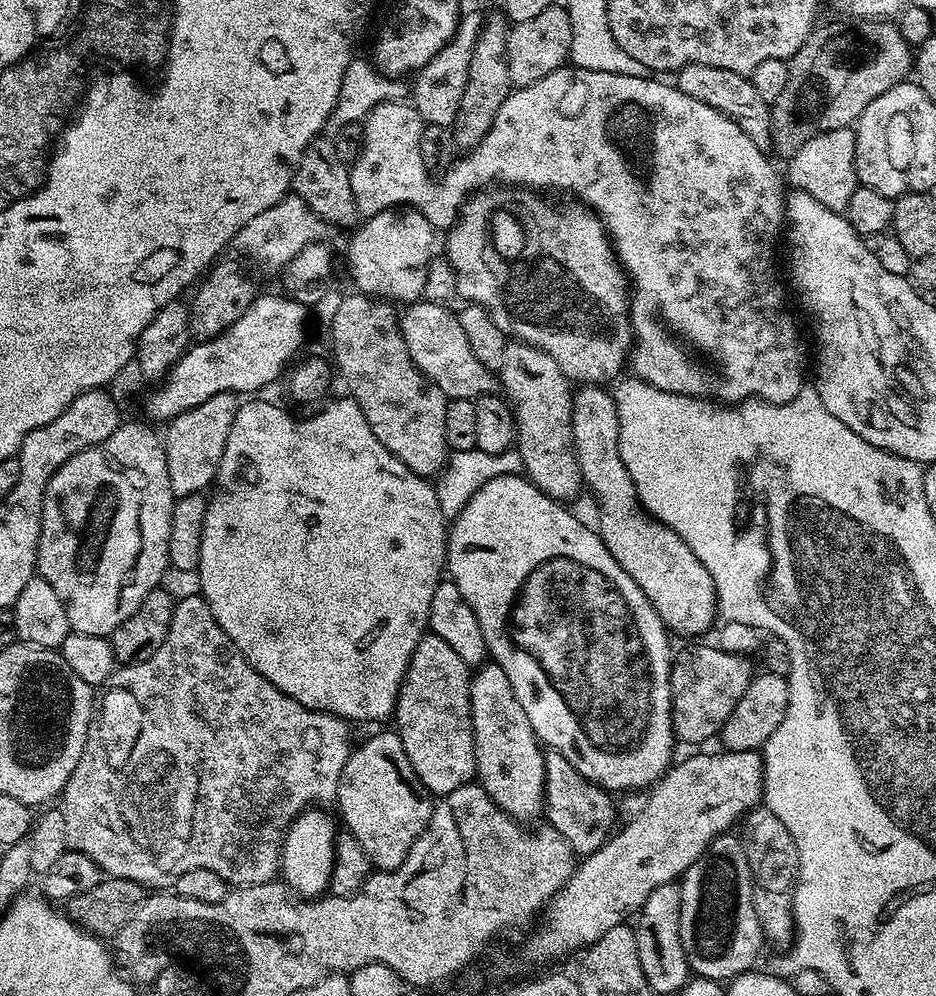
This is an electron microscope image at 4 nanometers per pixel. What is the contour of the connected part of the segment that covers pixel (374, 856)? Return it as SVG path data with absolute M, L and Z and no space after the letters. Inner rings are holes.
M388 730L376 732L353 747L346 766L342 766L334 804L340 807L343 827L366 850L373 869L389 872L406 862L406 854L410 854L414 842L426 830L434 797L422 786L418 774L414 774L402 738L396 731Z

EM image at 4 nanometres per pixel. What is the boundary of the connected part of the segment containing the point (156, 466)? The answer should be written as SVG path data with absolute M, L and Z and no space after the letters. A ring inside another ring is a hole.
M121 423L120 428L114 430L114 434L110 434L110 438L106 438L106 442L98 442L98 446L90 446L86 450L74 454L74 458L67 460L52 475L46 486L46 498L42 510L42 526L36 551L36 572L46 582L50 582L50 586L54 586L58 598L62 598L62 602L66 606L66 618L71 631L111 637L114 629L122 626L122 622L126 622L126 618L130 618L130 614L134 614L134 610L138 610L138 606L142 606L142 598L146 598L146 594L150 594L150 590L160 587L162 574L170 567L168 543L170 542L170 518L172 517L173 503L170 474L166 470L164 441L159 431L155 432L154 429L147 428L144 424Z

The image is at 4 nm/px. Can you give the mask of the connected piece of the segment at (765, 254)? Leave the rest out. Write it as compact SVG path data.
M575 66L555 68L546 78L538 78L525 88L509 91L506 102L502 102L502 110L498 110L489 132L472 151L465 151L439 177L435 184L433 177L423 164L420 153L420 139L424 121L421 120L411 103L400 100L384 100L363 120L364 137L357 158L350 164L350 190L354 194L357 213L367 218L378 215L388 209L399 209L411 206L432 223L436 230L447 230L456 223L460 207L473 192L491 185L493 181L500 186L523 186L533 190L557 188L560 192L573 192L579 203L589 207L604 224L614 245L615 255L622 265L623 271L630 277L630 284L636 287L640 295L640 304L633 303L630 308L630 331L634 343L630 349L631 375L644 380L658 390L666 390L682 396L698 396L724 406L739 404L742 400L766 400L770 404L790 402L805 387L804 380L804 344L800 341L800 332L796 329L796 320L788 313L784 305L784 288L776 277L776 268L772 259L776 256L776 239L781 239L784 224L785 189L780 189L780 180L767 160L765 149L754 143L728 116L715 112L706 102L698 102L698 98L690 98L690 94L682 94L675 83L663 84L660 78L624 77L622 74L599 72Z

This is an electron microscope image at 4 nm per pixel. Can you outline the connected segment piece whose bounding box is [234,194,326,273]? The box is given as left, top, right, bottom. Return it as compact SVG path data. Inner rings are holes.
M289 194L270 206L270 210L262 210L262 214L250 218L250 222L246 222L246 226L236 232L234 248L262 271L279 273L306 246L323 241L324 231L326 225L318 218L318 214L314 214L314 210L310 210L302 198Z

